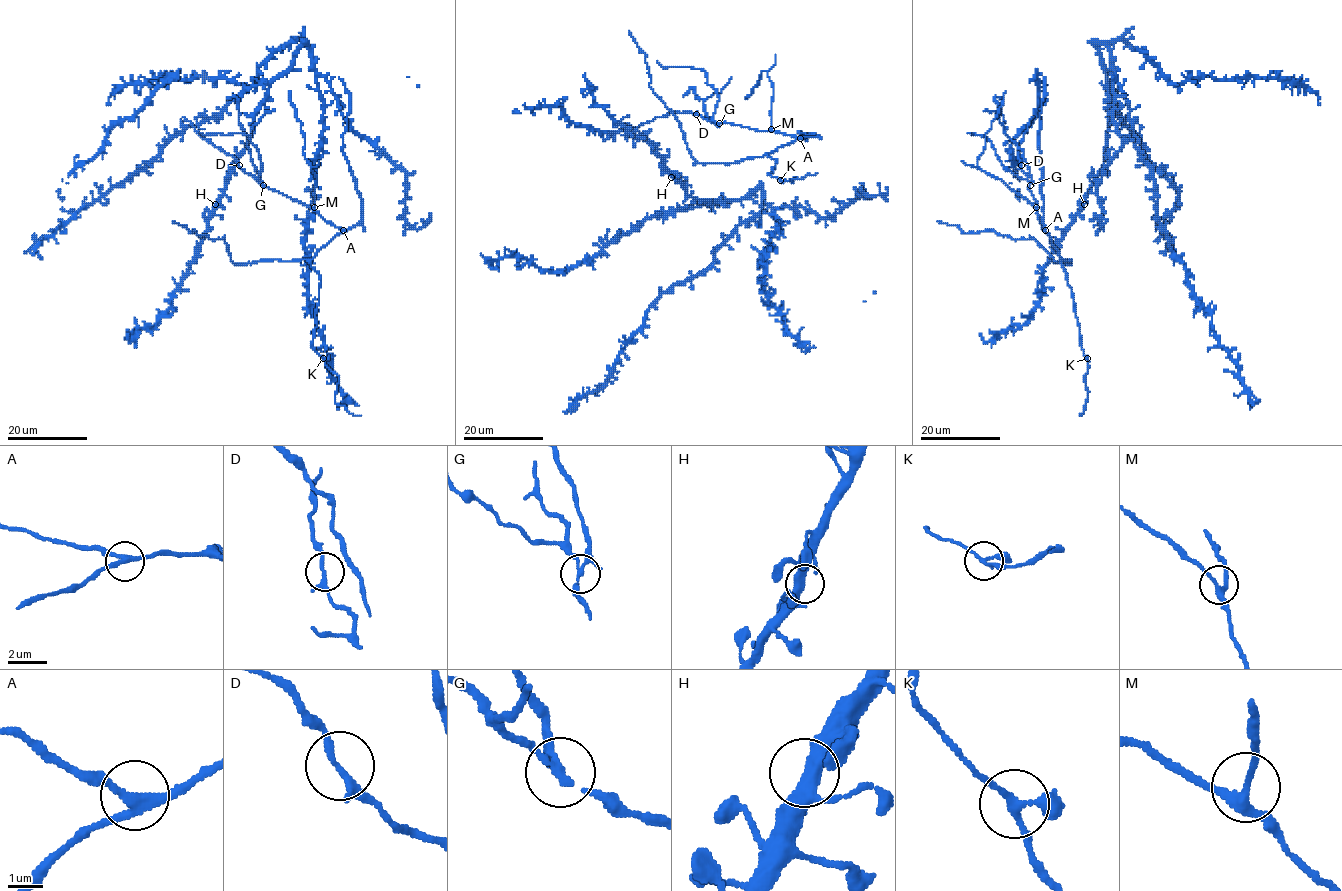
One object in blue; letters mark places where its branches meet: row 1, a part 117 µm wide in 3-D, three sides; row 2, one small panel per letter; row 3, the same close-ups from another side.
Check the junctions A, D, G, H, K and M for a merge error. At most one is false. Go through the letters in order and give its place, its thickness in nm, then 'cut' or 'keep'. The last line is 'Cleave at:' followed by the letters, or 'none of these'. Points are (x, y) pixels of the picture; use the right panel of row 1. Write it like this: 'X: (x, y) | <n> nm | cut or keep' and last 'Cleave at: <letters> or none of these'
A: (1045, 230) | 240 nm | keep
D: (1021, 165) | 160 nm | keep
G: (1030, 185) | 160 nm | cut
H: (1084, 204) | 360 nm | keep
K: (1087, 358) | 170 nm | keep
M: (1036, 207) | 220 nm | keep
Cleave at: G

